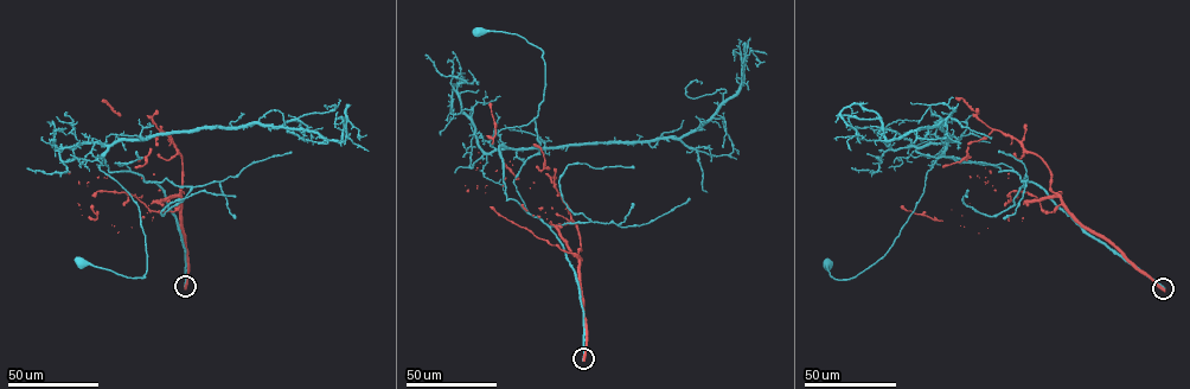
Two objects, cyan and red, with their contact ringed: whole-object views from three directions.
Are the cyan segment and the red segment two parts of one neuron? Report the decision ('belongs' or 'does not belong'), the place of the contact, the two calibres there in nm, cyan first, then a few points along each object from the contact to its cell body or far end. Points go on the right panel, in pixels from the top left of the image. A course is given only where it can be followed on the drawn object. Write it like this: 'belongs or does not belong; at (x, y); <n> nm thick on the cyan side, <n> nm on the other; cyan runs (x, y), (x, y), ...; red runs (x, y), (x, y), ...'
does not belong; at (1163, 288); 550 nm thick on the cyan side, 600 nm on the other; cyan runs (1162, 287), (1088, 235), (1031, 182), (942, 153), (884, 255), (849, 279), (835, 279), (827, 263); red runs (1162, 288), (1108, 242), (1088, 230), (1060, 197), (1028, 201), (1009, 221), (978, 233), (901, 205)

